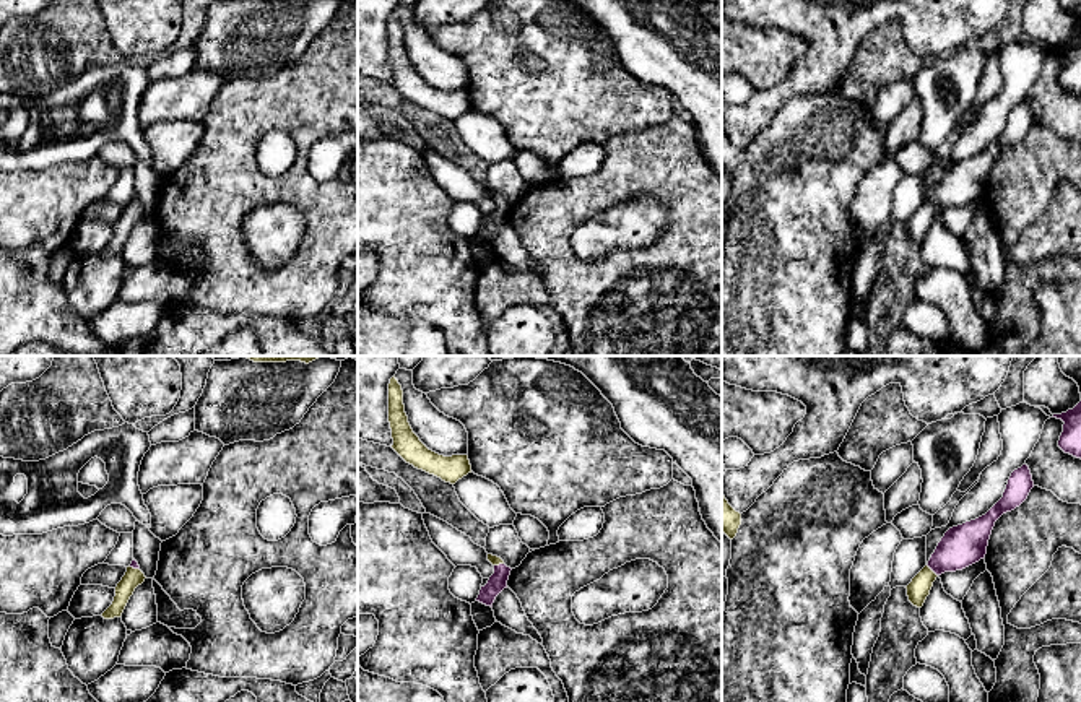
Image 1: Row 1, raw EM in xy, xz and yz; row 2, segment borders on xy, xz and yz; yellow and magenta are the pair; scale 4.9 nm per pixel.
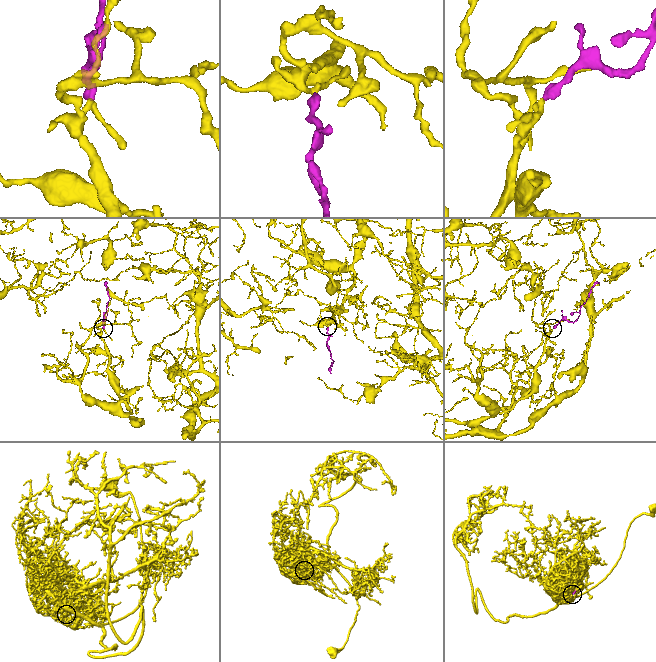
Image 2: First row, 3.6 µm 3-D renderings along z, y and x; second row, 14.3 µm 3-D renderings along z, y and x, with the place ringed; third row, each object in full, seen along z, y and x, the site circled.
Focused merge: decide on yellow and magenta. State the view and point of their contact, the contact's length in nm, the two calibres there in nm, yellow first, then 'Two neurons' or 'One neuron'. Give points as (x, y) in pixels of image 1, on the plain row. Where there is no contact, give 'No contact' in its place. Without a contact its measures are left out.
Touches yellow at yz (932, 207). Shared border 80 nm. Thickness 110 nm (yellow) against 200 nm. One neuron

